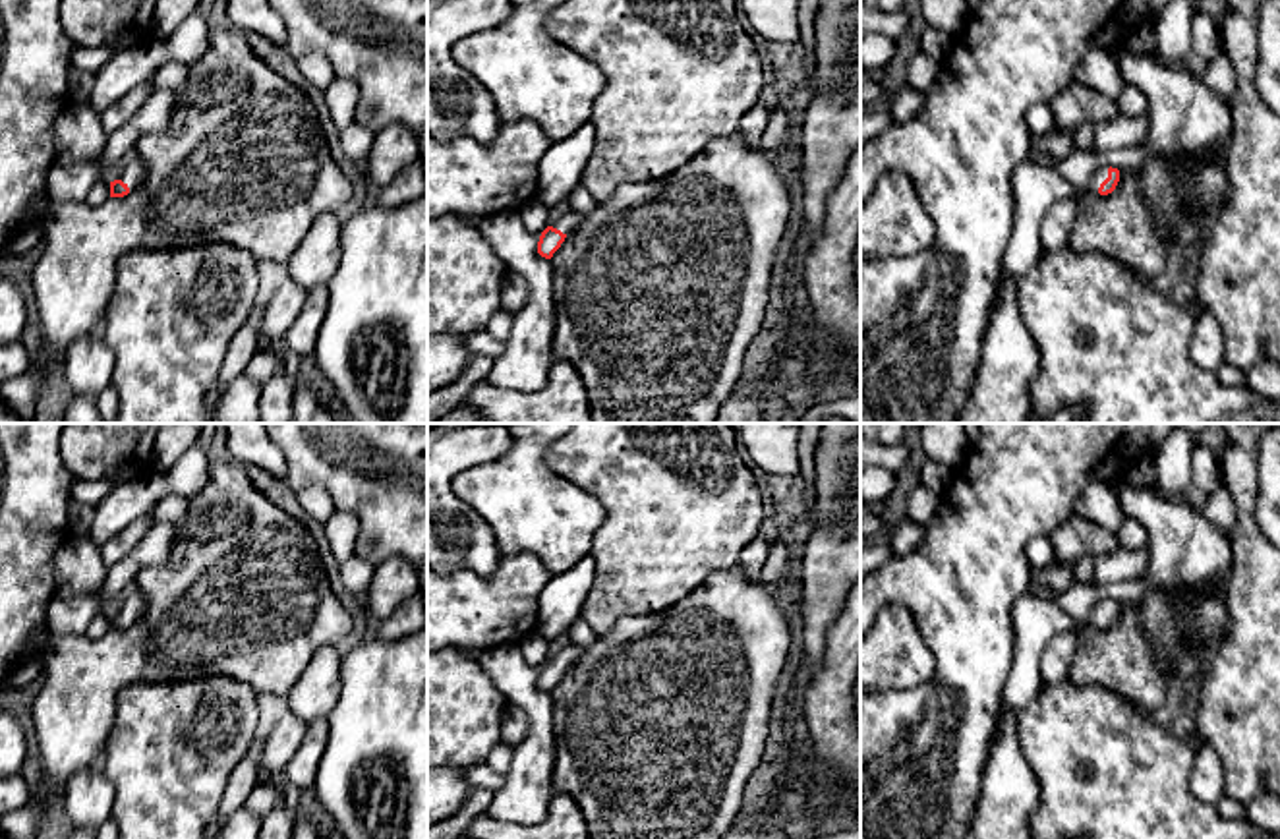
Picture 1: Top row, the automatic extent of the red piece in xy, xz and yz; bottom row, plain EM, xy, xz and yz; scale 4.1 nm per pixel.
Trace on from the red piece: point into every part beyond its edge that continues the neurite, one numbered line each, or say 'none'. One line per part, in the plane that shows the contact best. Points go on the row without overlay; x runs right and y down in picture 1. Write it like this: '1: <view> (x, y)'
1: yz (1101, 606)

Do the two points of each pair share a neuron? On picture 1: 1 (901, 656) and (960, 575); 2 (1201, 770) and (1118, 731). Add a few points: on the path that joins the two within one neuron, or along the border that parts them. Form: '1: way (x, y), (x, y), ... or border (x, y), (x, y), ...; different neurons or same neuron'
1: border (884, 604), (911, 615), (930, 675); different neurons
2: border (1193, 752), (1192, 791), (1213, 807); different neurons

